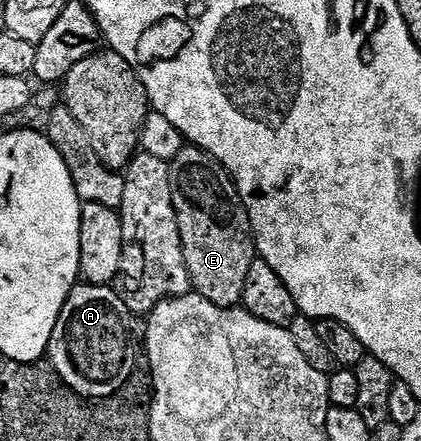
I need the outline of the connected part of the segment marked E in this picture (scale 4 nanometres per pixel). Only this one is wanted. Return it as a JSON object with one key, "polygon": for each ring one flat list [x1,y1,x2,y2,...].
{"polygon":[[184,146,176,158,169,161,172,182,172,206,180,226,180,242,184,262,188,266,191,289,221,308,237,308,242,303,244,282,256,259,250,219,242,199,230,178,206,152]]}

